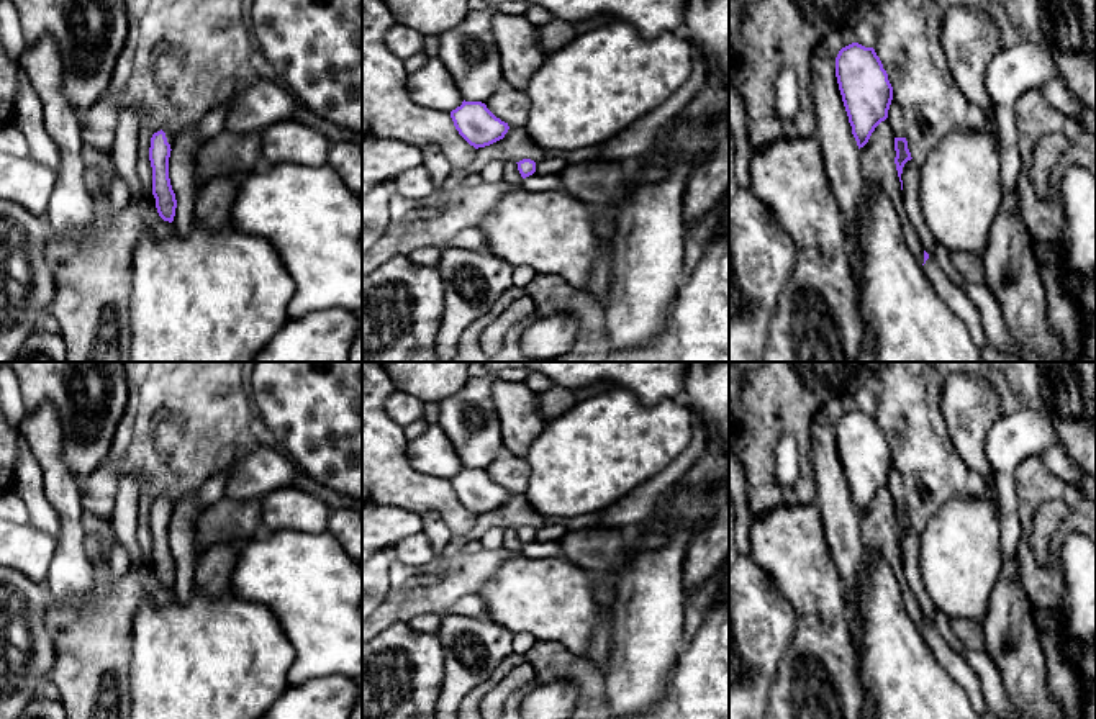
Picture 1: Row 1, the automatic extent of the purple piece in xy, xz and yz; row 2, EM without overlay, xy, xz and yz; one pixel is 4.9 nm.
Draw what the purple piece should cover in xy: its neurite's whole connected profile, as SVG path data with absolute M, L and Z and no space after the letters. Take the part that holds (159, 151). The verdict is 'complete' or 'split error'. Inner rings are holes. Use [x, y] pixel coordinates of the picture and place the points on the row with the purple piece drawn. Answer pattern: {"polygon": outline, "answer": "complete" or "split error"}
{"polygon": "M161 129L152 134L149 147L149 161L152 167L152 195L156 208L164 221L172 223L175 216L177 200L169 179L170 144Z", "answer": "complete"}

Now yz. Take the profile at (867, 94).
{"polygon": "M852 43L836 57L836 77L858 149L888 118L893 87L873 47Z", "answer": "complete"}

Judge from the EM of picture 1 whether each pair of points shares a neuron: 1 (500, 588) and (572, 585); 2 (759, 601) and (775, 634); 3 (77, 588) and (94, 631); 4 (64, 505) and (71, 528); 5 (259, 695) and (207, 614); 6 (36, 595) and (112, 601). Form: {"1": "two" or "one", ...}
{"1": "one", "2": "one", "3": "two", "4": "one", "5": "one", "6": "two"}

